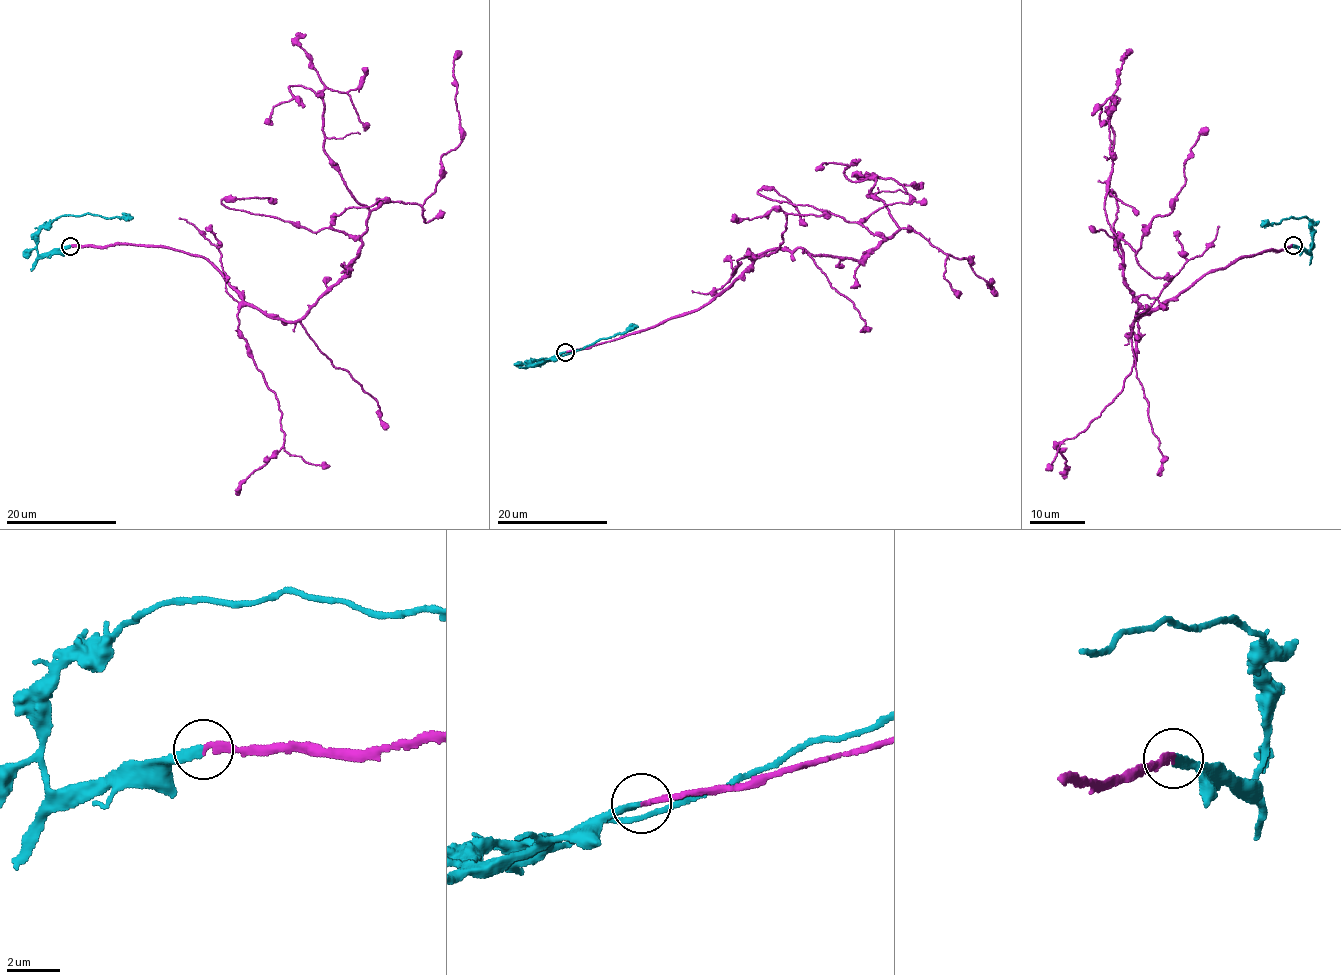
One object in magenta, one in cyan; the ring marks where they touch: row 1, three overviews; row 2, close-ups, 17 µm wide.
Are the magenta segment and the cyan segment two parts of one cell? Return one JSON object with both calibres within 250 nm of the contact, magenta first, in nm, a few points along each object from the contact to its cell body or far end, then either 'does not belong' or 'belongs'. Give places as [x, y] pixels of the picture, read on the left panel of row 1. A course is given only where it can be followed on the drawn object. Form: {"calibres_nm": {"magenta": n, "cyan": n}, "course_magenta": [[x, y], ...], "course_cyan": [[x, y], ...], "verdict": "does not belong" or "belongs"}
{"calibres_nm": {"magenta": 220, "cyan": 260}, "course_magenta": [[70, 246], [202, 256], [293, 322], [347, 273], [372, 210], [435, 191], [461, 141], [461, 50]], "course_cyan": [[70, 246], [41, 255], [37, 250], [37, 232], [63, 216], [86, 213], [132, 217]], "verdict": "belongs"}

